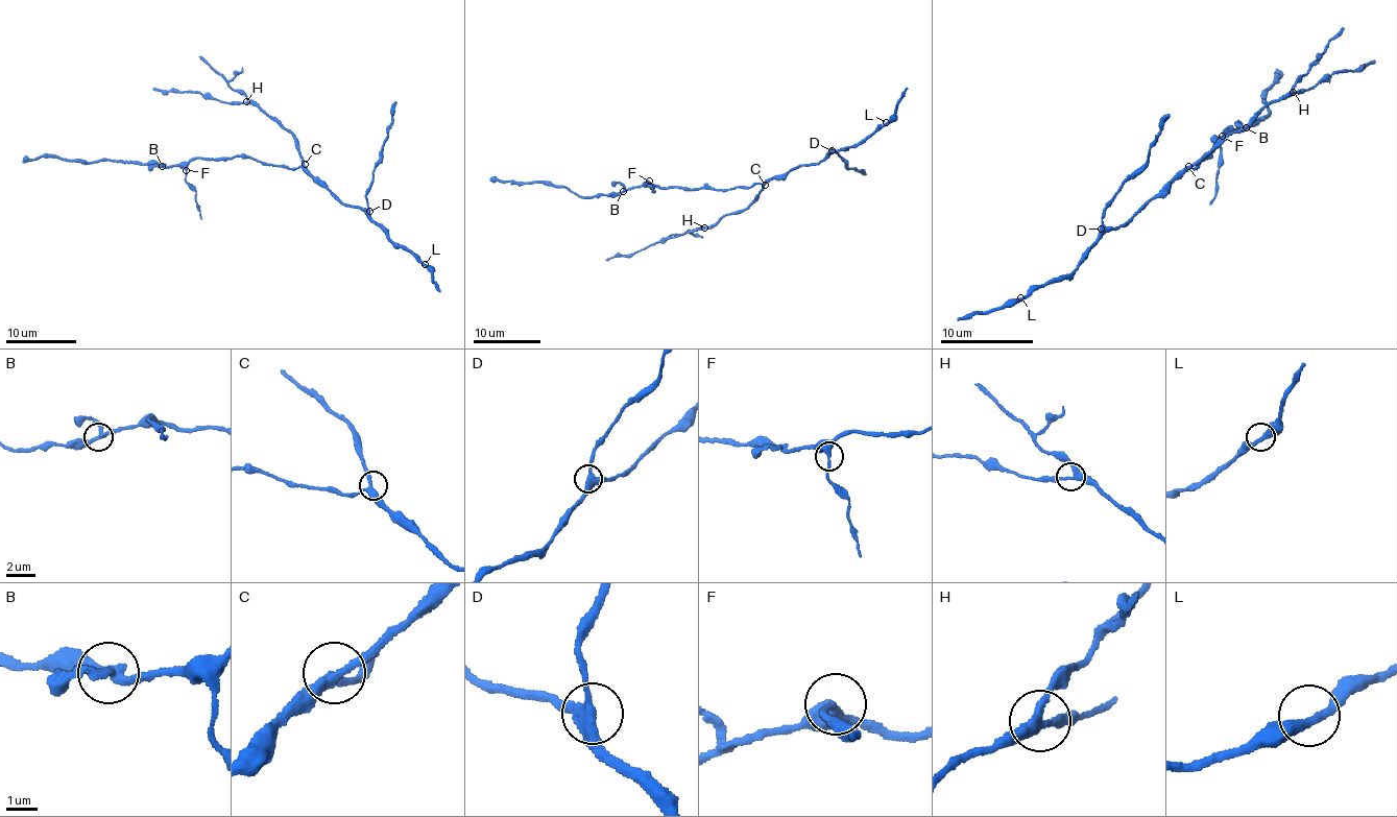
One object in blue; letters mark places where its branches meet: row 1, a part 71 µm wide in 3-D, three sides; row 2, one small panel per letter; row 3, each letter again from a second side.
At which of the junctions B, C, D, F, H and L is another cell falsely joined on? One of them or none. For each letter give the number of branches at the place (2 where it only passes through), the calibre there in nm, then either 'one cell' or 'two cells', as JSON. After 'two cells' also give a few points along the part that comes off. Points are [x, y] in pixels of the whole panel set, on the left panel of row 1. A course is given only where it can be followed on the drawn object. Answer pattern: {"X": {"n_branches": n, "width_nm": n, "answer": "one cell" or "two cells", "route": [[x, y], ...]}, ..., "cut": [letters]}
{"B": {"n_branches": 3, "width_nm": 240, "answer": "one cell"}, "C": {"n_branches": 3, "width_nm": 280, "answer": "one cell"}, "D": {"n_branches": 3, "width_nm": 360, "answer": "one cell"}, "F": {"n_branches": 3, "width_nm": 320, "answer": "one cell"}, "H": {"n_branches": 3, "width_nm": 240, "answer": "one cell"}, "L": {"n_branches": 2, "width_nm": 320, "answer": "one cell"}, "cut": []}

